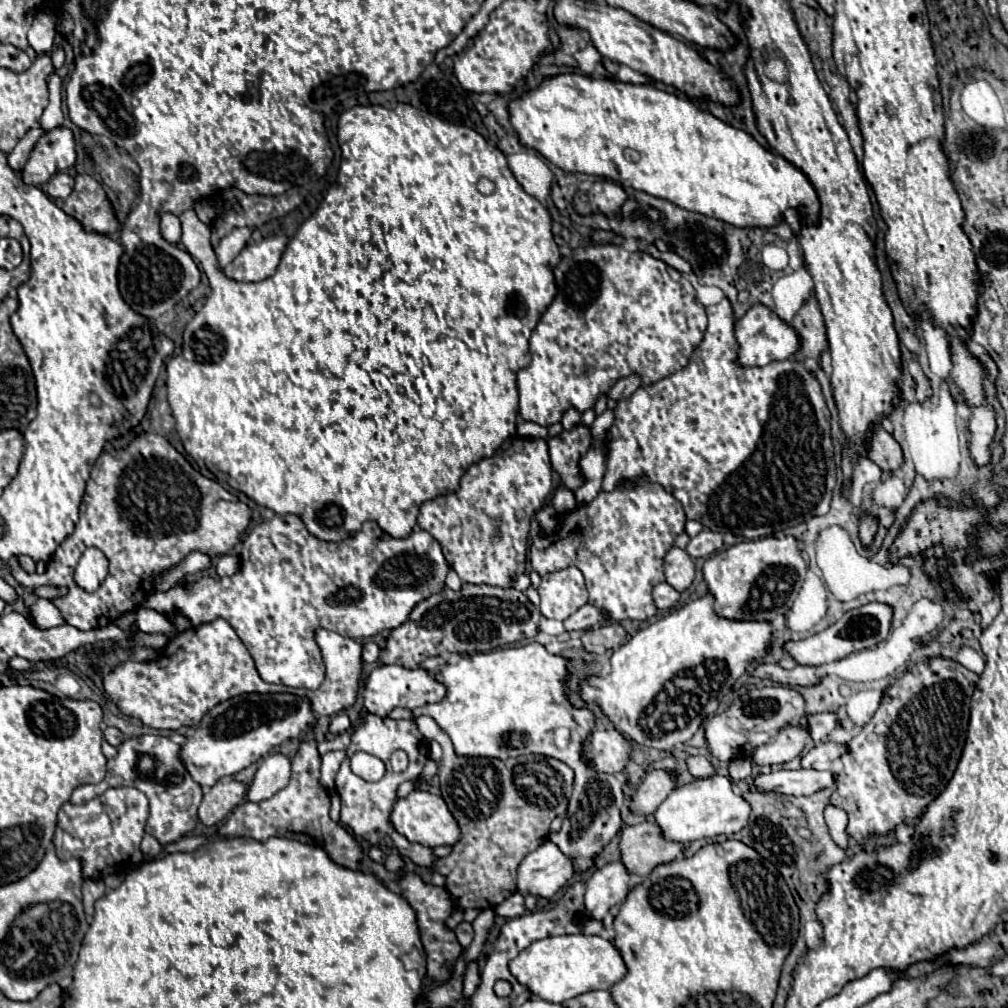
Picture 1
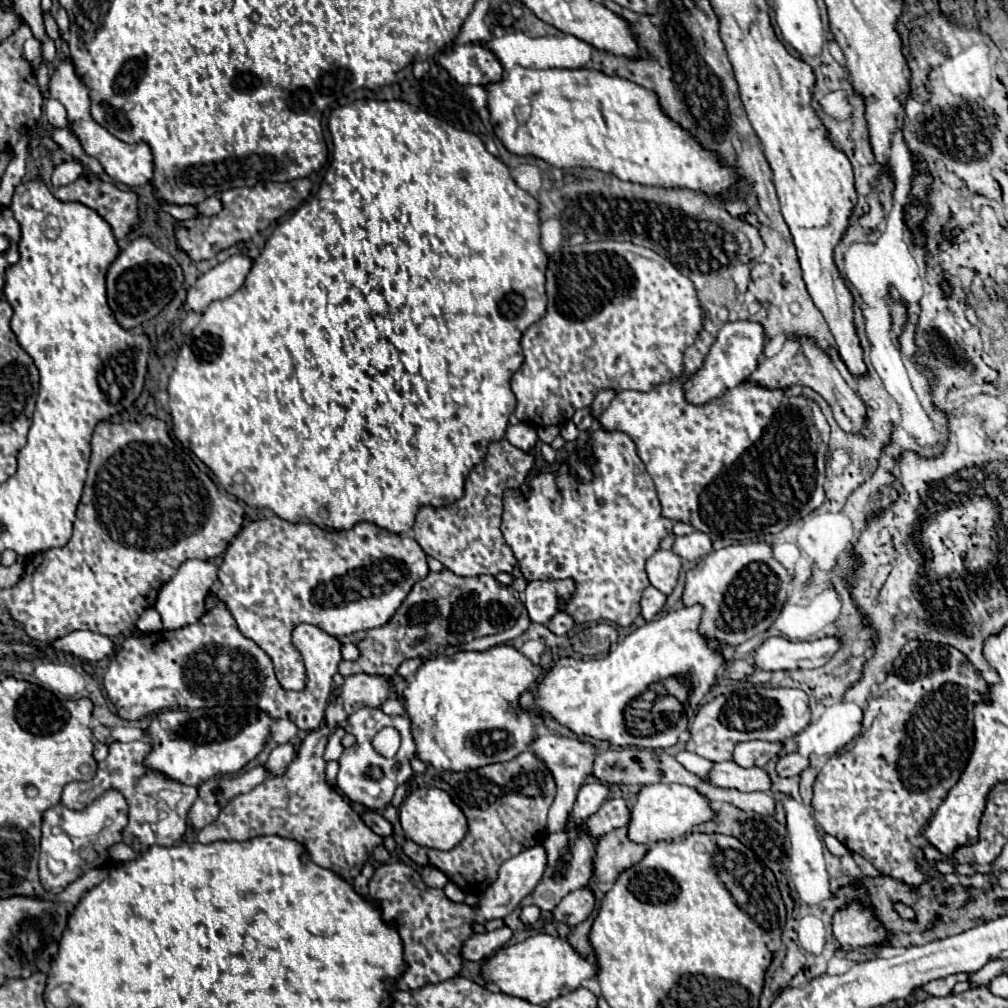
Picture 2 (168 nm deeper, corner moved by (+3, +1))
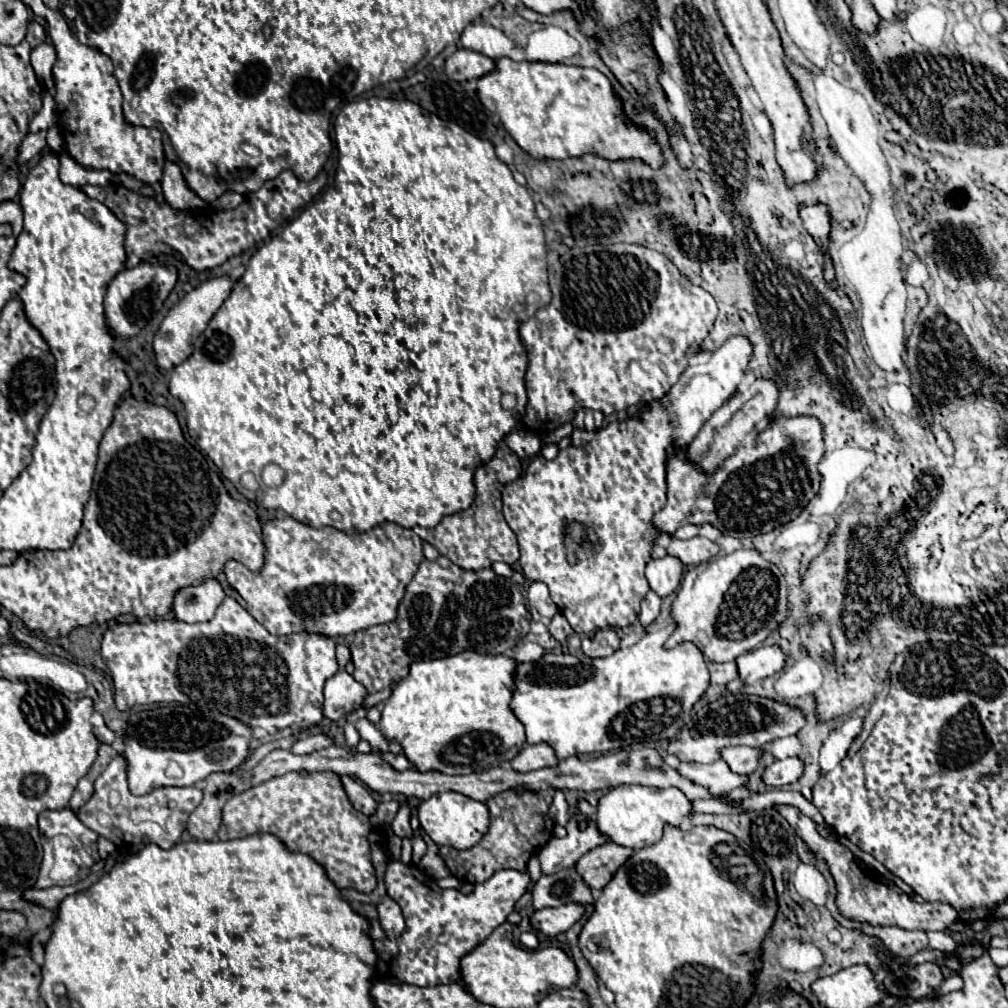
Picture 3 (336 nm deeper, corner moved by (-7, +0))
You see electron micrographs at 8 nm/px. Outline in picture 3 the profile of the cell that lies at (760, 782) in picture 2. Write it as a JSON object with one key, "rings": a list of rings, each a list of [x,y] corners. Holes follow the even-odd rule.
{"rings":[[[717,760],[713,764],[681,762],[677,772],[681,772],[681,776],[685,776],[687,780],[693,780],[693,784],[701,784],[703,788],[709,788],[709,792],[713,792],[715,796],[735,790],[747,782],[747,776],[739,776],[731,772],[723,760]]]}

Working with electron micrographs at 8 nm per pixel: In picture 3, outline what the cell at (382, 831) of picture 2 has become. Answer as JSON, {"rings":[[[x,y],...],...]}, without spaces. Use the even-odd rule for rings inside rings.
{"rings":[[[343,776],[343,778],[341,778],[341,784],[343,784],[349,800],[353,802],[353,806],[355,806],[359,812],[363,812],[365,816],[371,816],[371,814],[375,812],[377,802],[373,800],[373,796],[369,794],[369,790],[367,790],[363,784],[355,782],[351,776]]]}

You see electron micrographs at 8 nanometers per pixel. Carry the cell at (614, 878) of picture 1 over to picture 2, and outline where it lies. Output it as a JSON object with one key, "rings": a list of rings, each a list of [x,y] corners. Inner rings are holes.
{"rings":[[[583,887],[579,891],[571,891],[553,911],[553,917],[567,925],[579,925],[593,913],[593,909],[595,909],[595,893],[589,887]]]}

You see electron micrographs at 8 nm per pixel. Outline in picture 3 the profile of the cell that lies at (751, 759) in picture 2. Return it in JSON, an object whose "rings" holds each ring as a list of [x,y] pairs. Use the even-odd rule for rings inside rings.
{"rings":[[[729,746],[721,750],[721,758],[729,764],[729,768],[735,774],[741,774],[741,776],[755,772],[759,754],[761,752],[757,748],[749,748],[749,746]]]}

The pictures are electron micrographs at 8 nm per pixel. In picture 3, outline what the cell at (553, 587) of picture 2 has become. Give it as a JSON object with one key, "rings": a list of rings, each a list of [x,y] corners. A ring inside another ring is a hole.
{"rings":[[[533,582],[529,586],[527,600],[529,600],[529,612],[535,622],[543,622],[547,626],[551,618],[557,614],[557,606],[553,604],[549,596],[549,588],[543,582]]]}

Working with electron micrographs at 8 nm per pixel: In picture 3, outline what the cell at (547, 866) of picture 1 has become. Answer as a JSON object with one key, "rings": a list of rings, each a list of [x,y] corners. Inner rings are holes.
{"rings":[[[397,860],[389,862],[385,886],[389,896],[401,906],[407,930],[399,938],[389,940],[379,926],[377,910],[373,906],[357,908],[357,912],[369,920],[369,936],[377,952],[375,980],[393,984],[405,982],[415,986],[457,982],[461,978],[459,960],[507,920],[515,908],[515,902],[525,894],[527,884],[527,872],[501,870],[483,884],[477,884],[475,890],[465,896],[459,890],[441,890],[431,876],[423,874],[415,866],[405,866]]]}

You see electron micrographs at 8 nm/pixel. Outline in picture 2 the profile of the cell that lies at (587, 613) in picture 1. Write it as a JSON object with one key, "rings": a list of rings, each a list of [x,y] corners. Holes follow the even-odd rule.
{"rings":[[[559,611],[559,613],[549,621],[547,627],[549,627],[555,635],[565,635],[565,633],[569,633],[569,631],[575,627],[575,621],[573,621],[573,617],[567,615],[565,611]]]}

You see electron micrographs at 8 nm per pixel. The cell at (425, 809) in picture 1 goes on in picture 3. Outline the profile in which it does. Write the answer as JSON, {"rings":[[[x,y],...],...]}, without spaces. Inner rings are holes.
{"rings":[[[441,792],[441,794],[433,794],[429,800],[423,800],[419,804],[419,822],[437,846],[469,850],[485,836],[485,832],[489,832],[491,818],[489,818],[487,804],[477,802],[459,792]]]}

